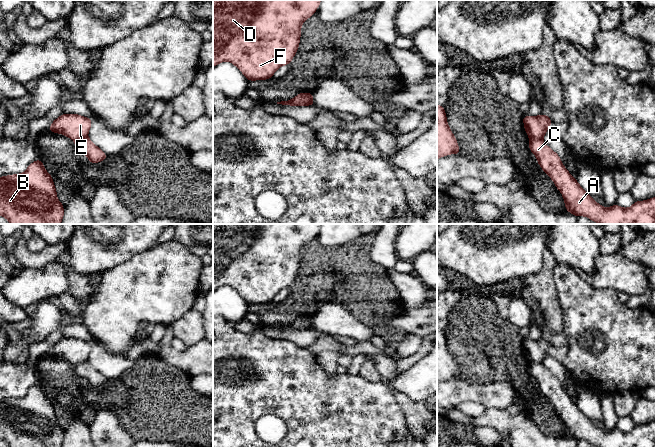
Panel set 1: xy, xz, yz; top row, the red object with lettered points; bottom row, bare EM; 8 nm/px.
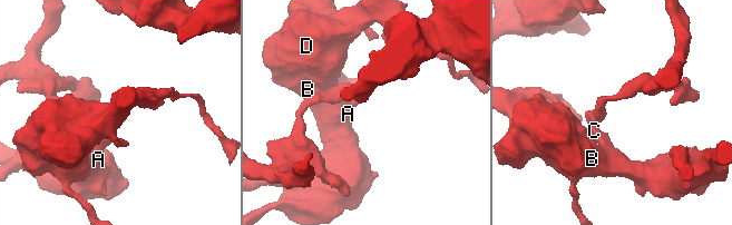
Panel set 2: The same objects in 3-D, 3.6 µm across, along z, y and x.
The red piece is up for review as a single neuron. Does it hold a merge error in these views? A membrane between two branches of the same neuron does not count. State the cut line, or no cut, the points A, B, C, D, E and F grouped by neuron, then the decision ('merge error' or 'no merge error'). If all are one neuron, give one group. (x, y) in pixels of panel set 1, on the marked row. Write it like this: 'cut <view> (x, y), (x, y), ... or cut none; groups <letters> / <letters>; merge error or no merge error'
cut xy (86, 136), (75, 141); groups A B C D F / E; merge error

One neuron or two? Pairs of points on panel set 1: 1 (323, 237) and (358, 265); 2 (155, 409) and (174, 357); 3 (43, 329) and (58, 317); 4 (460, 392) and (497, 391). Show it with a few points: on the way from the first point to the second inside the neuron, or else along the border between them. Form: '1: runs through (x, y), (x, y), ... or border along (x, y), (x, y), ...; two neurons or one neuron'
1: border along (315, 238), (324, 245), (342, 245), (356, 239); two neurons
2: border along (157, 355), (167, 366), (180, 368), (190, 379); two neurons
3: runs through (47, 325), (54, 319); one neuron
4: runs through (469, 392), (488, 392); one neuron

